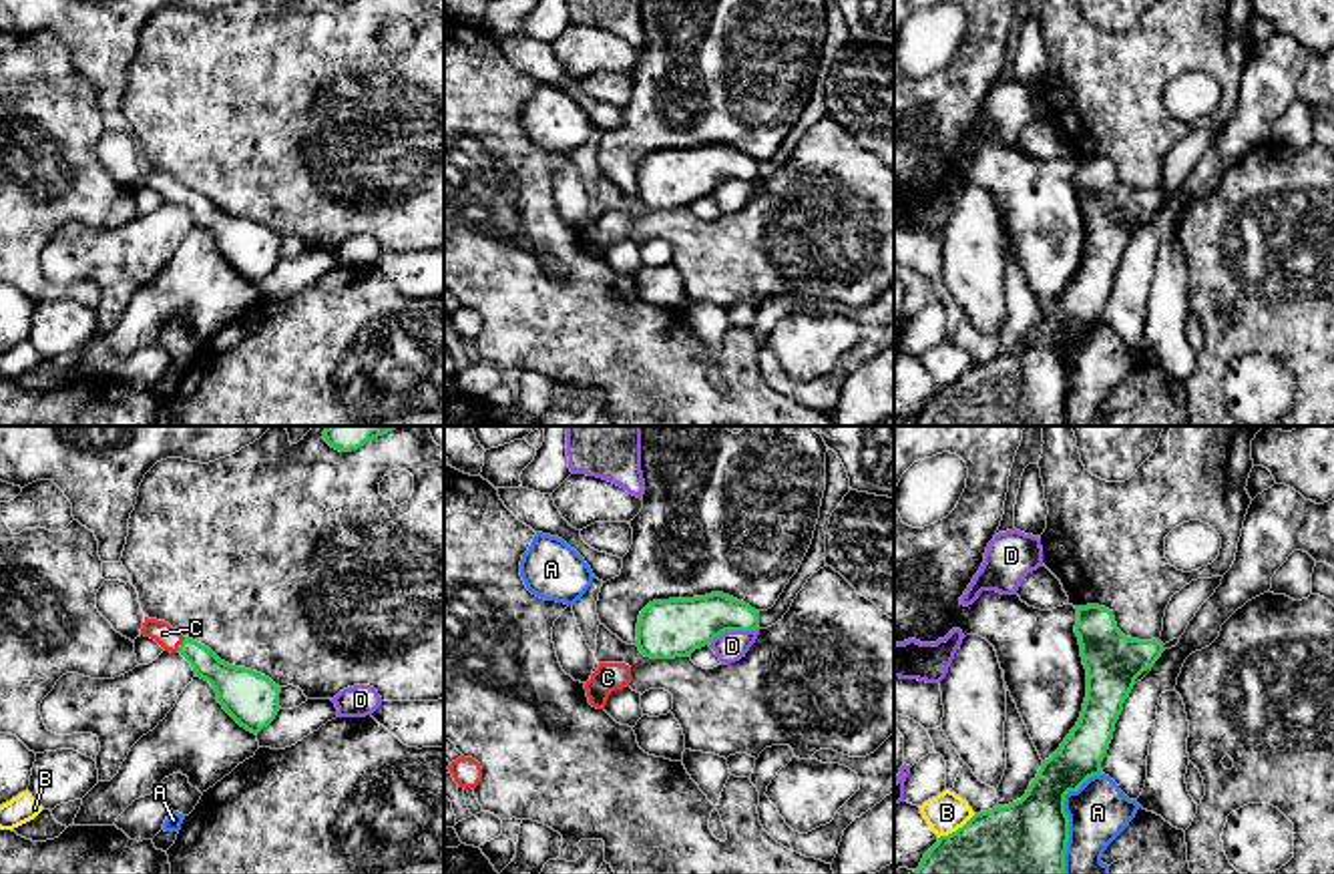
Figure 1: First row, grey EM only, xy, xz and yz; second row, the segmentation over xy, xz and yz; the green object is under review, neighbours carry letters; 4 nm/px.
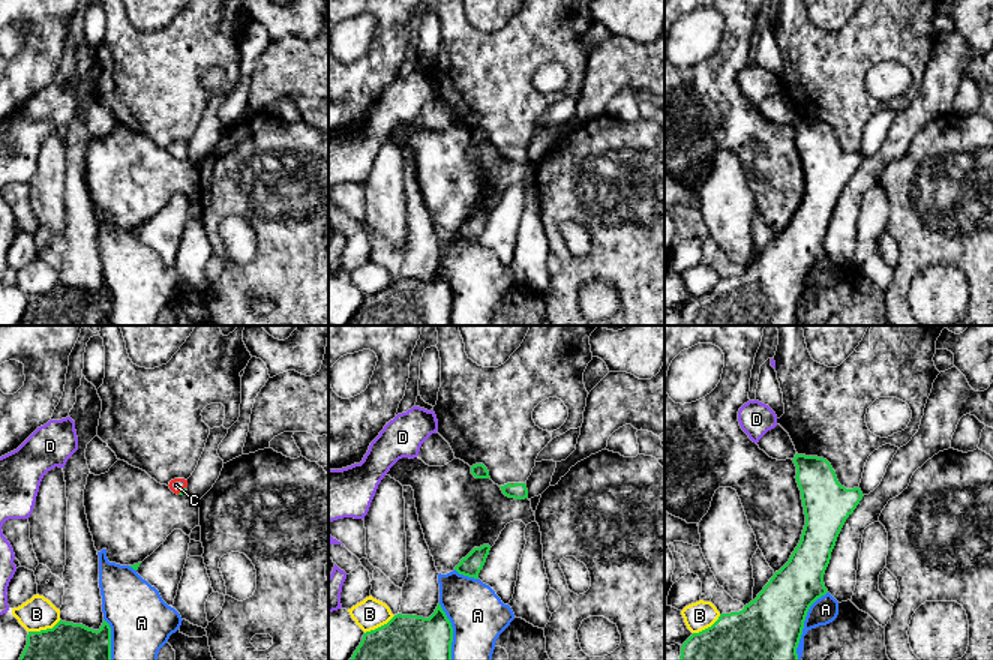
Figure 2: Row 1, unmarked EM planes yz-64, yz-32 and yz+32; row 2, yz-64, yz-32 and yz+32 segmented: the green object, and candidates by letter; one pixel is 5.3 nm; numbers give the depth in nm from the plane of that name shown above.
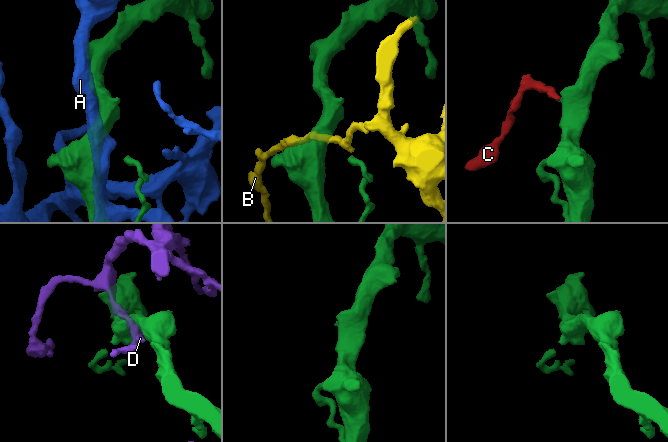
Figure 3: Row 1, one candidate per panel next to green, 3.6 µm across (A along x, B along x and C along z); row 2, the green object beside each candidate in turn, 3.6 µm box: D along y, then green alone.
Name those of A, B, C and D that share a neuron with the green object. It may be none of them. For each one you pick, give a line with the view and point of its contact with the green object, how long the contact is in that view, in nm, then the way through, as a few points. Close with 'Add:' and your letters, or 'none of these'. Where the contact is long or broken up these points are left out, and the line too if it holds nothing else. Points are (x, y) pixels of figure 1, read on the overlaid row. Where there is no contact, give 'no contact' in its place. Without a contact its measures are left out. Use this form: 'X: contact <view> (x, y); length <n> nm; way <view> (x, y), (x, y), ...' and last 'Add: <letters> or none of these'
C: contact xy (179, 645); length 80 nm; way xy (230, 682), (179, 645), (163, 633)
Add: C

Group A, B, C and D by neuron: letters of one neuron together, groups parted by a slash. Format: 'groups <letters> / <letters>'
groups A / B / C / D

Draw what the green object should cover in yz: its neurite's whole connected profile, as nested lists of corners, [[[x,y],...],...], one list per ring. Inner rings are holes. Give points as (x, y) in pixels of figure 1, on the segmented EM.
[[[1105,607],[1075,609],[1087,669],[1087,697],[1077,725],[1043,761],[1021,800],[974,814],[956,832],[940,836],[916,874],[1065,874],[1065,796],[1103,776],[1101,761],[1125,699],[1135,679],[1165,651],[1159,639],[1125,637]]]

